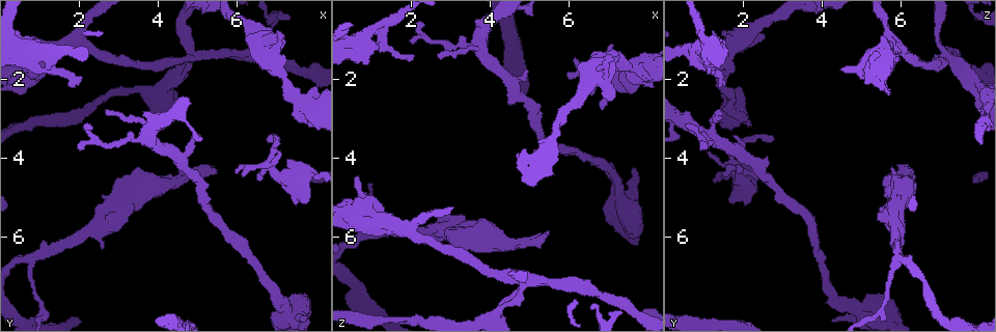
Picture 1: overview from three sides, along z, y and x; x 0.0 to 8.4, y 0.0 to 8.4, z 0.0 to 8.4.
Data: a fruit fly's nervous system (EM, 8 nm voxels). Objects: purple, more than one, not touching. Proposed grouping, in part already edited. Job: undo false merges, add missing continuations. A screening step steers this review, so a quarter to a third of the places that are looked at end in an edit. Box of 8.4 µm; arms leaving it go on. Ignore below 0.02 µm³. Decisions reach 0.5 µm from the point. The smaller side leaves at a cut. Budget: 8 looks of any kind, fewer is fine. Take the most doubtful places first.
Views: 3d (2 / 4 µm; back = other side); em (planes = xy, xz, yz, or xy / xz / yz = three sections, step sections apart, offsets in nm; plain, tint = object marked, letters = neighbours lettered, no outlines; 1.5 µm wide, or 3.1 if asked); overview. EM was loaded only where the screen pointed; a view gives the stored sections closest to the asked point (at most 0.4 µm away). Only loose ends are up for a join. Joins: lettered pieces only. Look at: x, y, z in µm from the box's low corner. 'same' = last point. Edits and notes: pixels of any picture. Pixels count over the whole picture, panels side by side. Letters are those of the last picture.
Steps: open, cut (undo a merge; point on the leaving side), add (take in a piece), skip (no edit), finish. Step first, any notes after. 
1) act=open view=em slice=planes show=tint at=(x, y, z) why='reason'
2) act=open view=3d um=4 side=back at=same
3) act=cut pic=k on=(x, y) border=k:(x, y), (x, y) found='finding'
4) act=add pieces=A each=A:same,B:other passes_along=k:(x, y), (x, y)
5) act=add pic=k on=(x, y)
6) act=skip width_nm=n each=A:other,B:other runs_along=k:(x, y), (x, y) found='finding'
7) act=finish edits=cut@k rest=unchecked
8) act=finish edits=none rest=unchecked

act=open view=3d um=4 at=(4.75, 1.55, 7.05) why='abrupt turn'

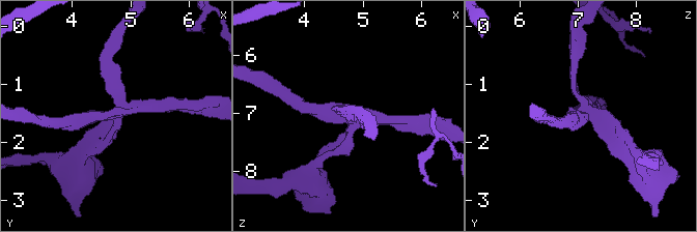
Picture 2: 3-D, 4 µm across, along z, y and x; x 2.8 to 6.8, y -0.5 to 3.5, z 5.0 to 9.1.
act=open view=em slice=planes show=letters at=(4.80, 1.55, 7.10) why='shape alone is not enough'

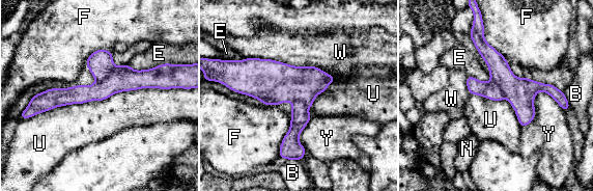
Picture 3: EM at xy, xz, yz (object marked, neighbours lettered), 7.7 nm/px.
act=cut pic=3 on=(101, 63) width_nm=220 each=B:other,E:other,F:other,N:other,U:other,W:other,Y:other part_leaving=3:(476, 37), (518, 87), (546, 87), (560, 101) found='two cells meet here'

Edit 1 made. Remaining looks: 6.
act=open view=3d um=2 at=(5.50, 4.40, 5.85)

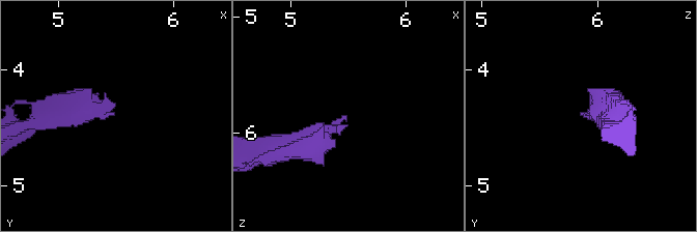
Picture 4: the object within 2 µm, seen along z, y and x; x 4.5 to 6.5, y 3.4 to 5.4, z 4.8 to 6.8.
act=open view=em slice=yz step=4 show=letters at=(5.48, 4.40, 5.88)

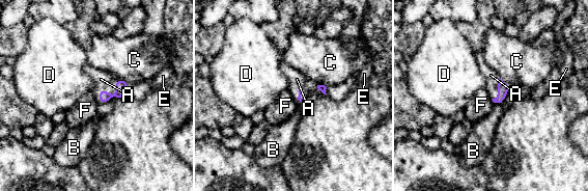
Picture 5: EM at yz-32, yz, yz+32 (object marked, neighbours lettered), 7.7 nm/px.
act=add pieces=A each=A:same,B:other,C:other,D:other,E:other,F:other passes_along=5:(121, 86), (107, 92), (101, 79) found='the cell continues'

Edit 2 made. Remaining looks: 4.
act=open view=overview why='see it whole again'

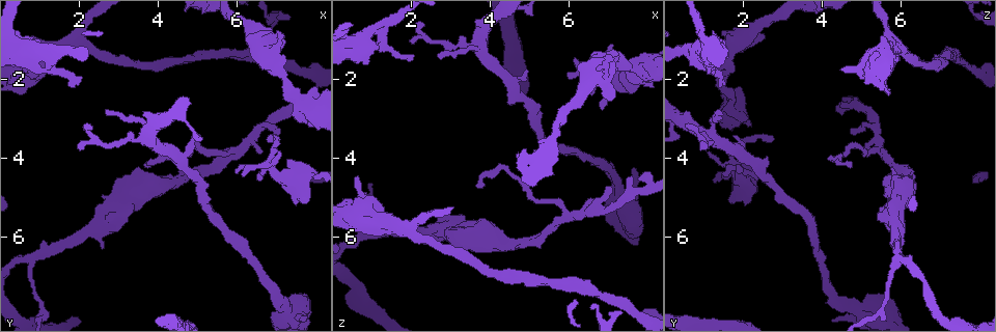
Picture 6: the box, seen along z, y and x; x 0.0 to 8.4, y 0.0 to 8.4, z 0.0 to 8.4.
act=open view=em slice=planes show=letters at=(2.05, 2.15, 1.50)

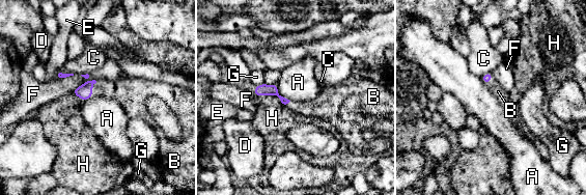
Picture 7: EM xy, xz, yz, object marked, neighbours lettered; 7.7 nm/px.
act=add pieces=B each=A:other,B:same,C:other,D:other,E:other,F:other,G:other,H:other passes_along=7:(84, 91), (91, 89), (123, 90) found='the cell continues'

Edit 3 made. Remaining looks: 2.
act=finish edits=cut@3,add@5,add@7 rest=unchecked

